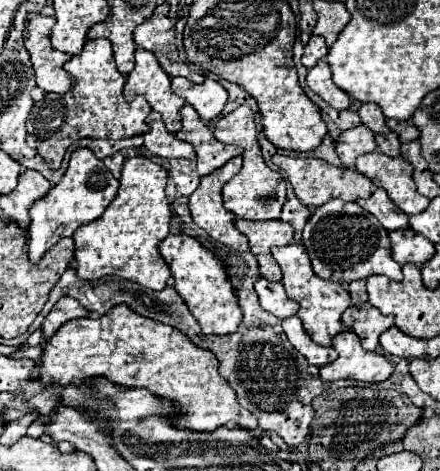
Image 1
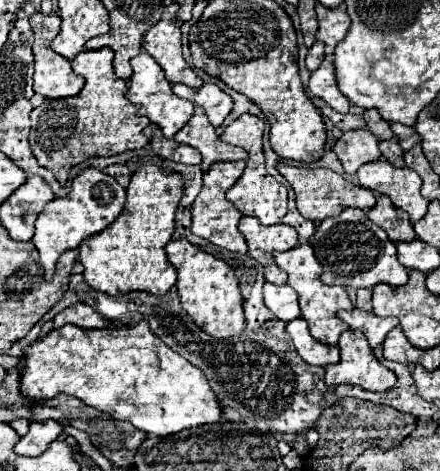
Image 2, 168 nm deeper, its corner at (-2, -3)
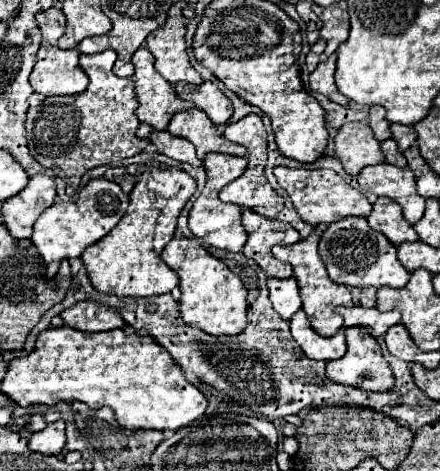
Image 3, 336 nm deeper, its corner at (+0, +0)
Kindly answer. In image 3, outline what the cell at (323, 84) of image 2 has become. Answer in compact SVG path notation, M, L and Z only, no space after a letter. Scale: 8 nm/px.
M335 53L331 57L323 59L317 65L317 69L309 75L309 85L311 85L311 89L315 93L321 93L327 99L331 99L331 101L347 107L349 105L349 99L339 93L339 89L335 85L335 79L333 79L333 75L335 75L335 61L337 61L337 55Z

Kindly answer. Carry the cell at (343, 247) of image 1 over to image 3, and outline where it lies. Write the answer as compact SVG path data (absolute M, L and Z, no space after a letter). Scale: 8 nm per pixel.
M355 217L355 219L341 219L339 223L331 223L319 241L319 257L323 257L325 269L329 279L333 279L335 283L343 283L349 287L403 287L409 281L409 271L399 263L397 259L397 249L393 243L389 243L389 239L385 239L383 233L375 231L369 227L365 217Z

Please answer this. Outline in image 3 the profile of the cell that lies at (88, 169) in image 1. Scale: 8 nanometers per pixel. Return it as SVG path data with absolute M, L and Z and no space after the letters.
M97 177L97 179L91 179L79 191L77 203L69 203L69 205L55 203L49 209L45 209L33 225L31 241L35 243L35 247L39 249L43 261L47 265L47 277L49 279L55 277L61 259L79 257L89 245L93 245L101 237L105 237L125 215L127 205L129 205L129 197L123 193L123 189L115 181Z

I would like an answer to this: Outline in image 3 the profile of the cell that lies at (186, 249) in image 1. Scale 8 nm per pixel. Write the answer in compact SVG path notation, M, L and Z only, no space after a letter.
M173 237L161 259L179 275L179 311L185 323L209 335L239 335L245 329L247 315L247 289L241 279L219 259L209 255L195 239Z

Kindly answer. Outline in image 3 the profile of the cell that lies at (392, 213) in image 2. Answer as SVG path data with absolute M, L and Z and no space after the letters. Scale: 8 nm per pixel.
M377 197L373 203L373 211L367 217L369 225L377 231L381 231L393 245L405 243L405 241L417 241L415 229L403 219L401 207L387 197Z

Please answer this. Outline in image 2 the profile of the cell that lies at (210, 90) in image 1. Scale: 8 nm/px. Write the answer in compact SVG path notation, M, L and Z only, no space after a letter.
M175 84L173 86L173 92L179 98L191 100L193 104L201 106L205 110L205 114L209 116L209 120L211 120L213 126L221 126L223 120L227 118L227 114L231 112L231 108L233 108L231 96L225 94L215 84L203 84L199 90L193 90L193 88L183 86L183 84Z

